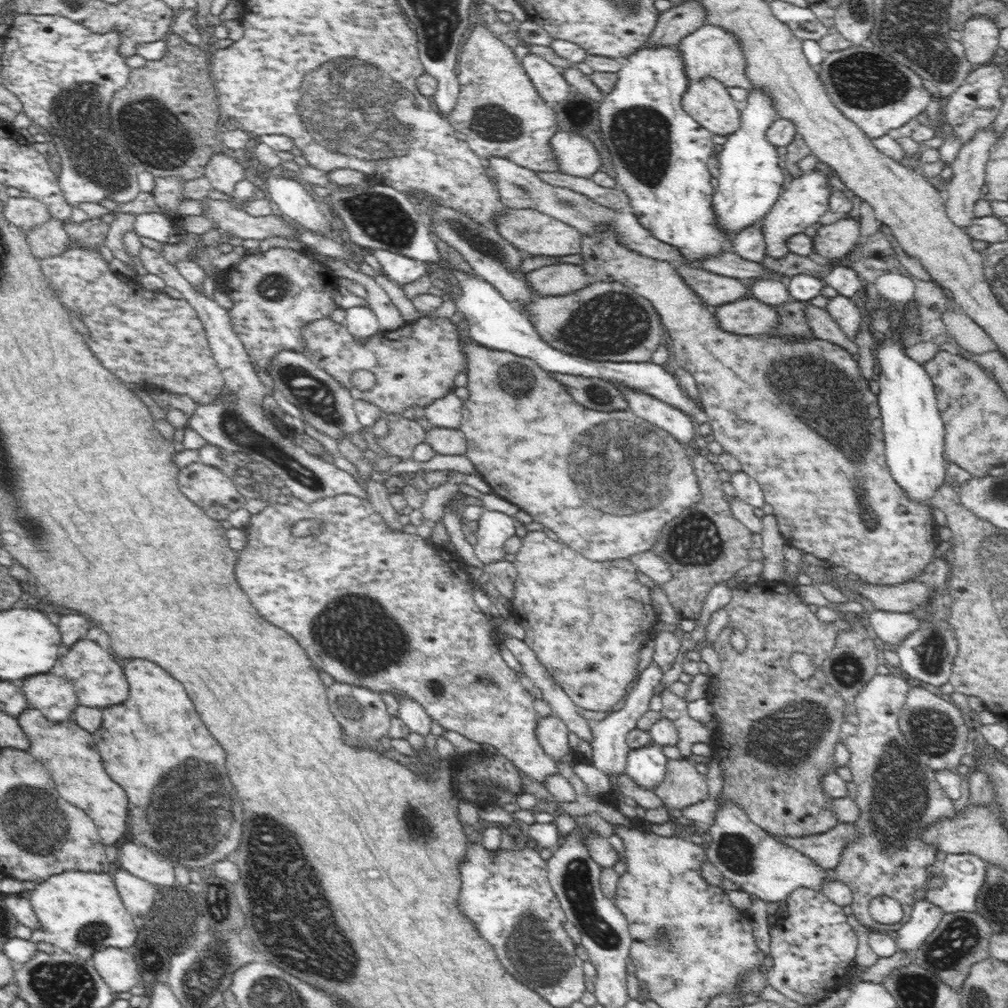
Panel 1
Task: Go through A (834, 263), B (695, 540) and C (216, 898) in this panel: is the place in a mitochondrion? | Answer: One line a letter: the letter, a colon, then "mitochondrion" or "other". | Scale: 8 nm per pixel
A: other
B: mitochondrion
C: mitochondrion

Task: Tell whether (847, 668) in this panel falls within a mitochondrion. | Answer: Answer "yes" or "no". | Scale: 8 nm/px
yes

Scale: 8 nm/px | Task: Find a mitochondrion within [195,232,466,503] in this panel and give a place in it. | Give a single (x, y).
(236, 425)

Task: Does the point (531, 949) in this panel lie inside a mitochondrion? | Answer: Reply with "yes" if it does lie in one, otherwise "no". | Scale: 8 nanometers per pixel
yes

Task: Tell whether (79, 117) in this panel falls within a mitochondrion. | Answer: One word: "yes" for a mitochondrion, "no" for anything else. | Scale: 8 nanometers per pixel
yes

